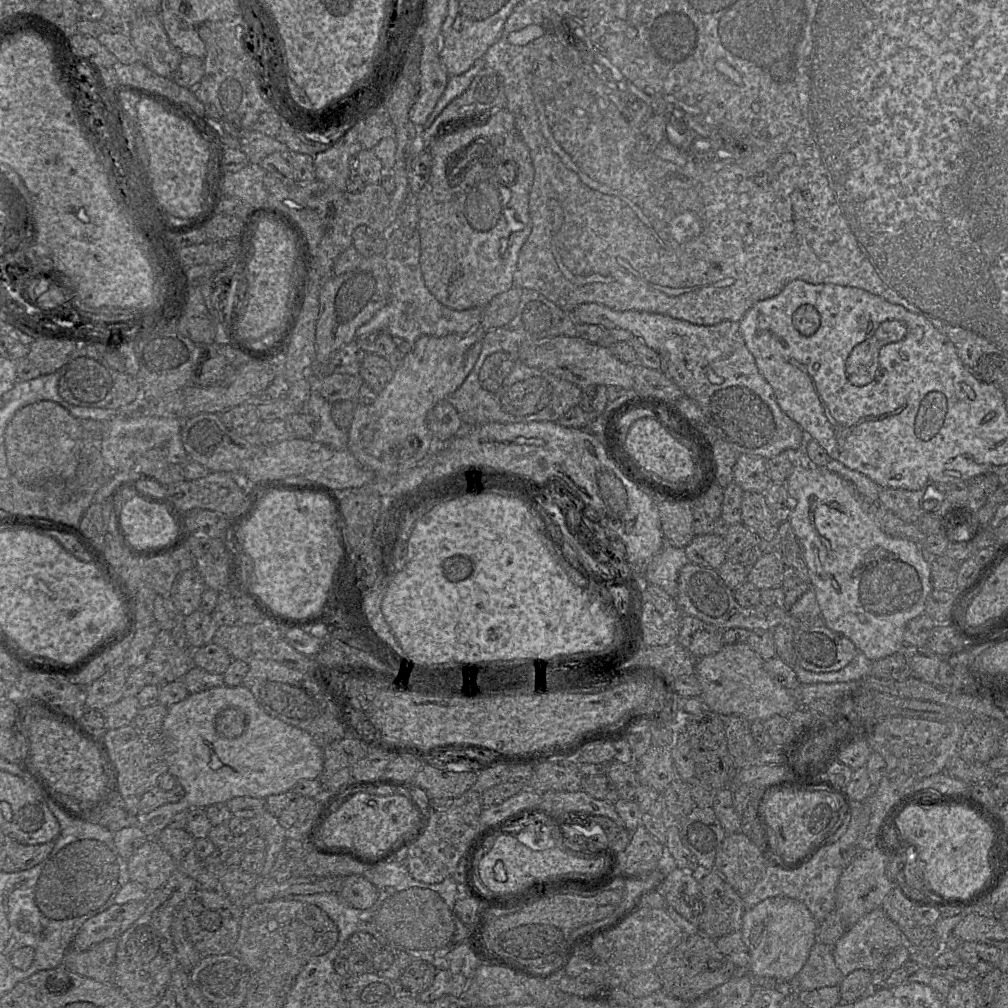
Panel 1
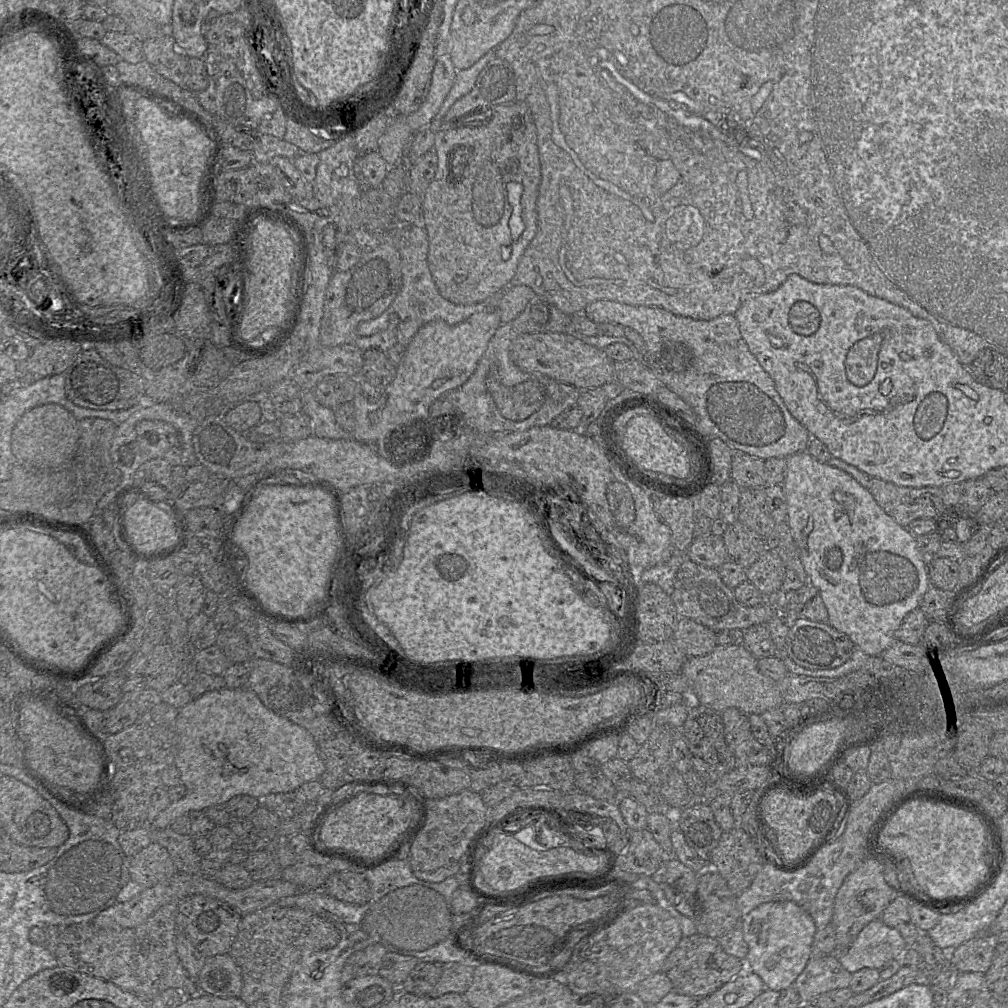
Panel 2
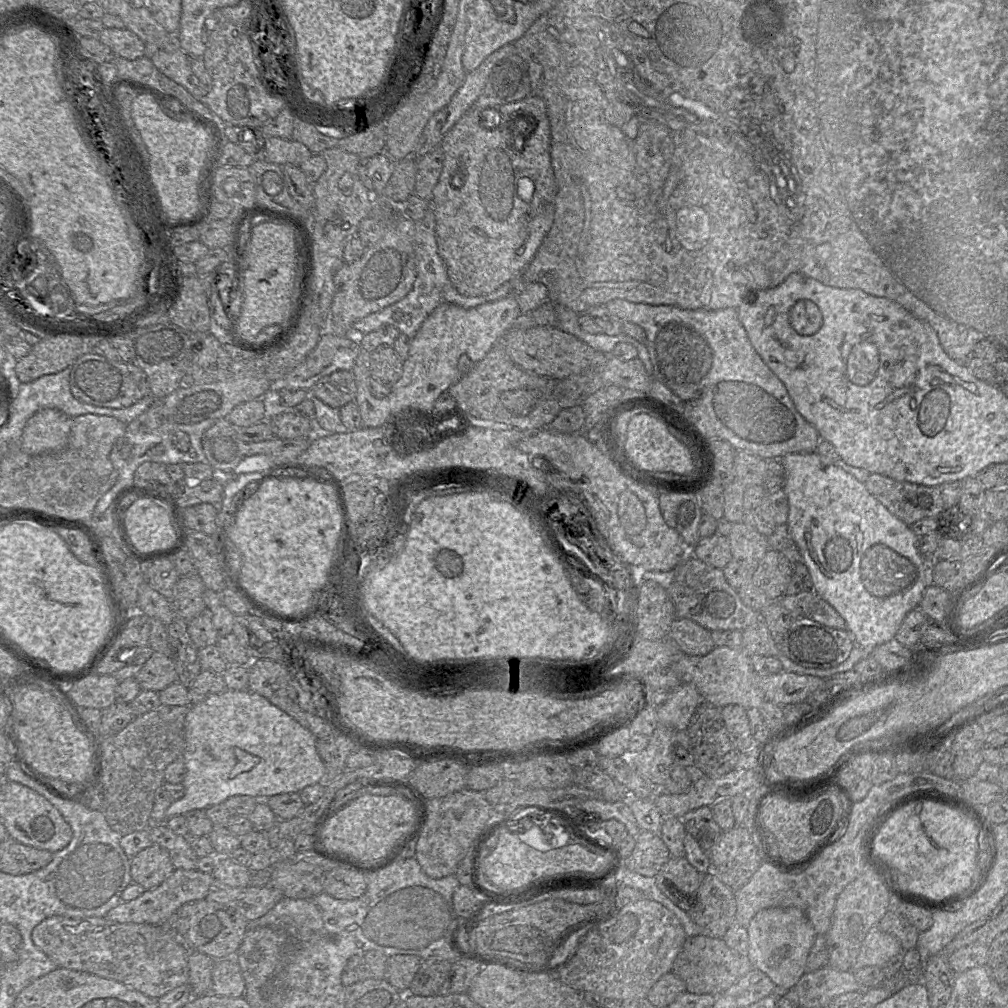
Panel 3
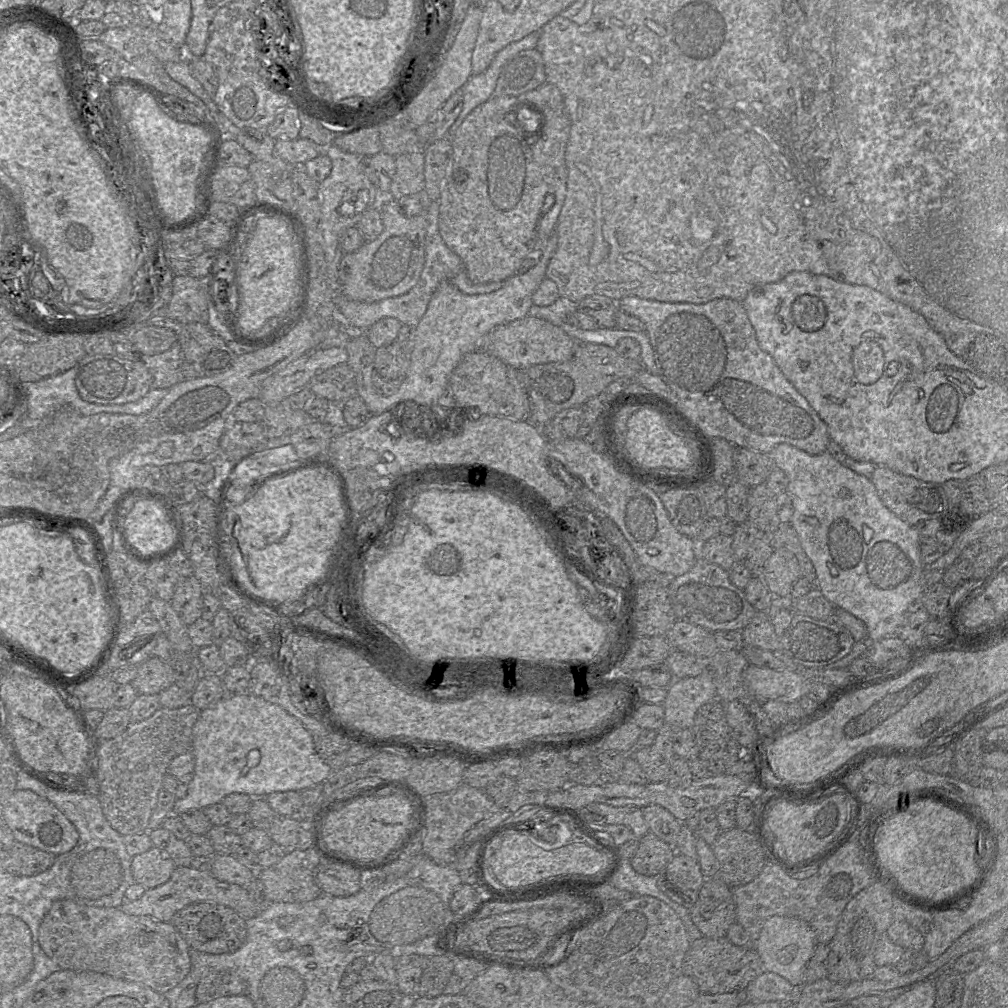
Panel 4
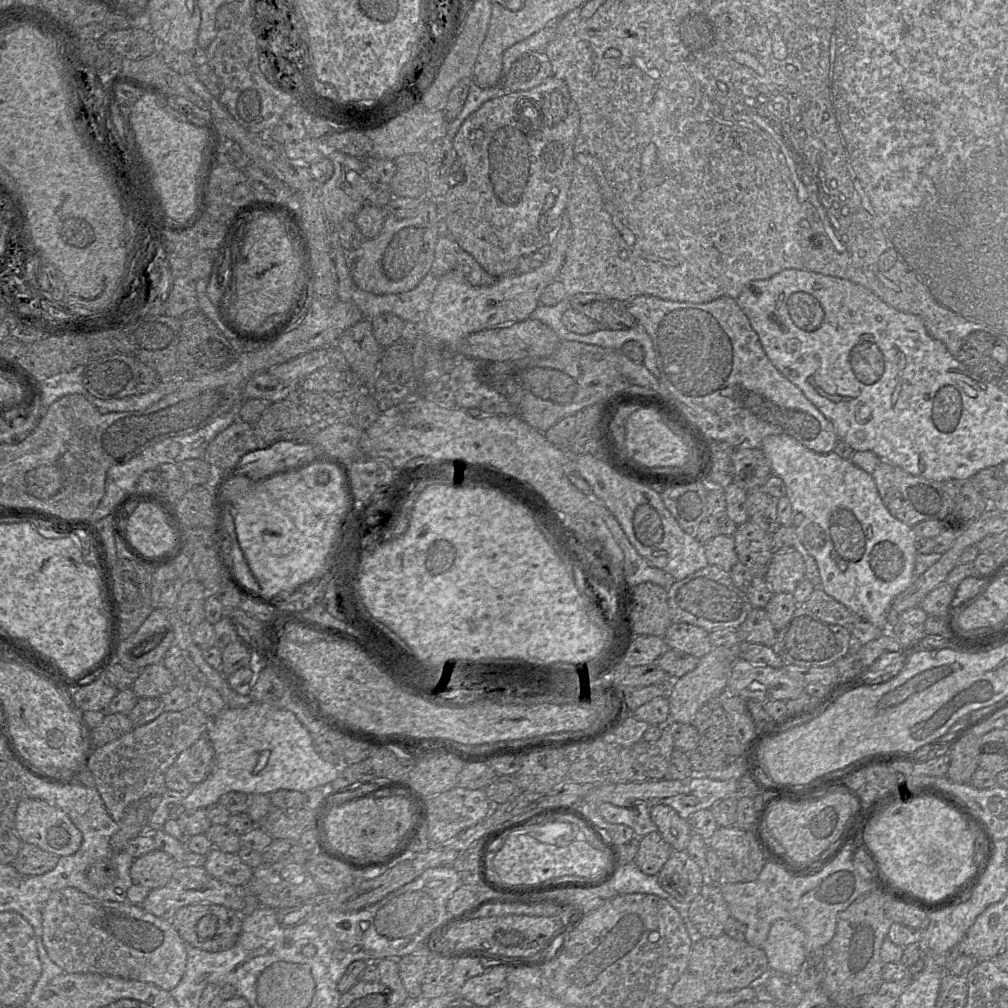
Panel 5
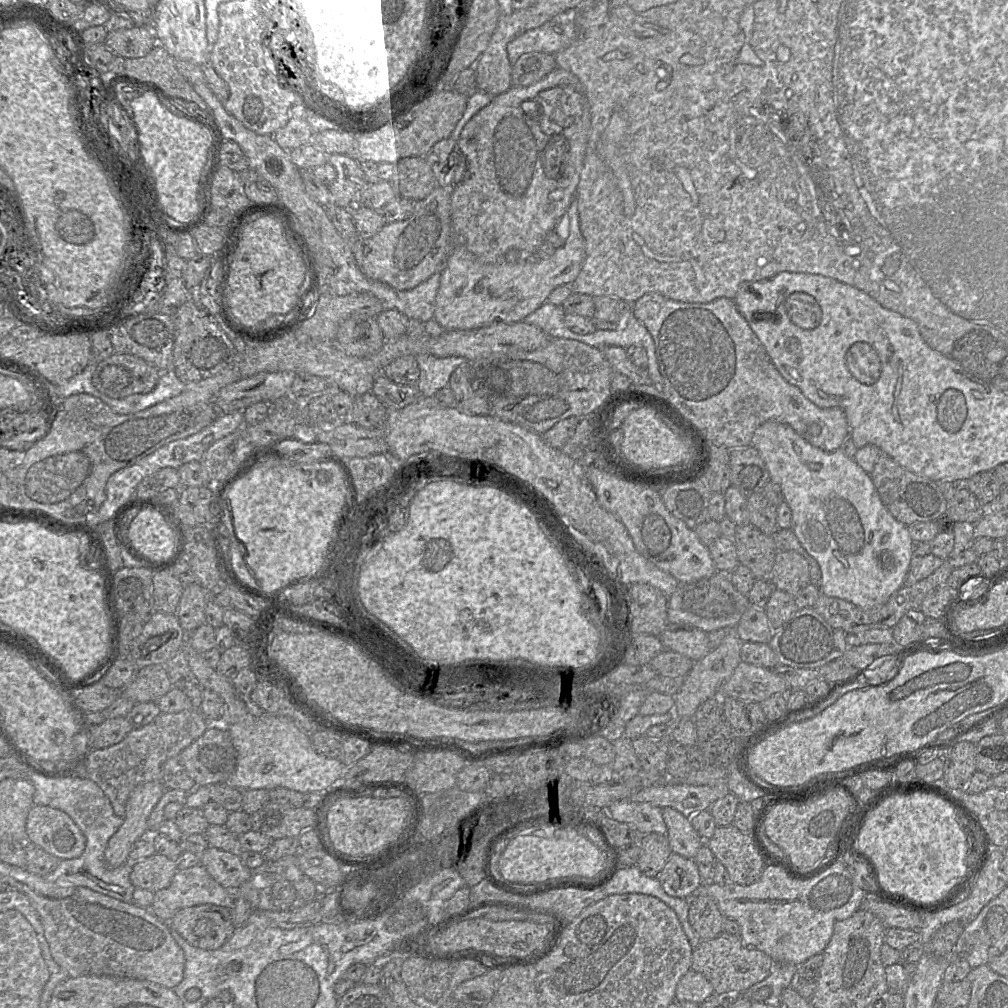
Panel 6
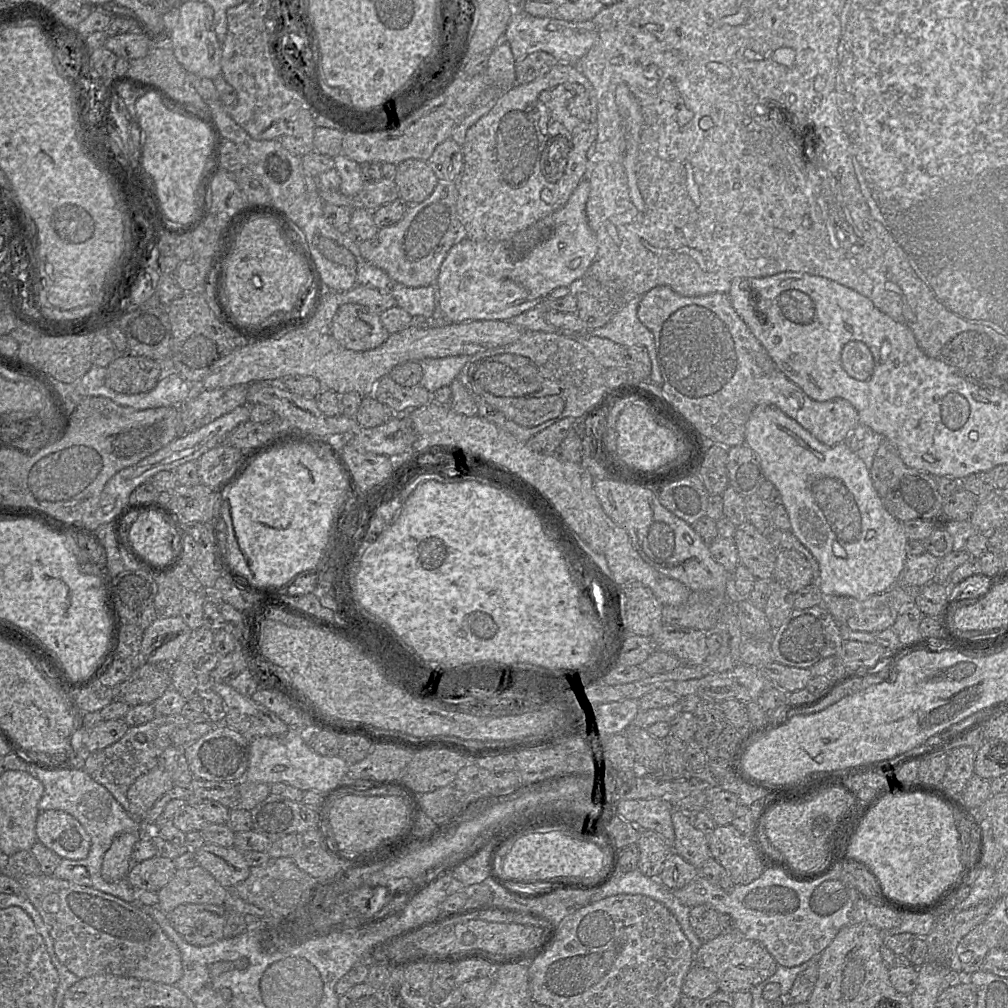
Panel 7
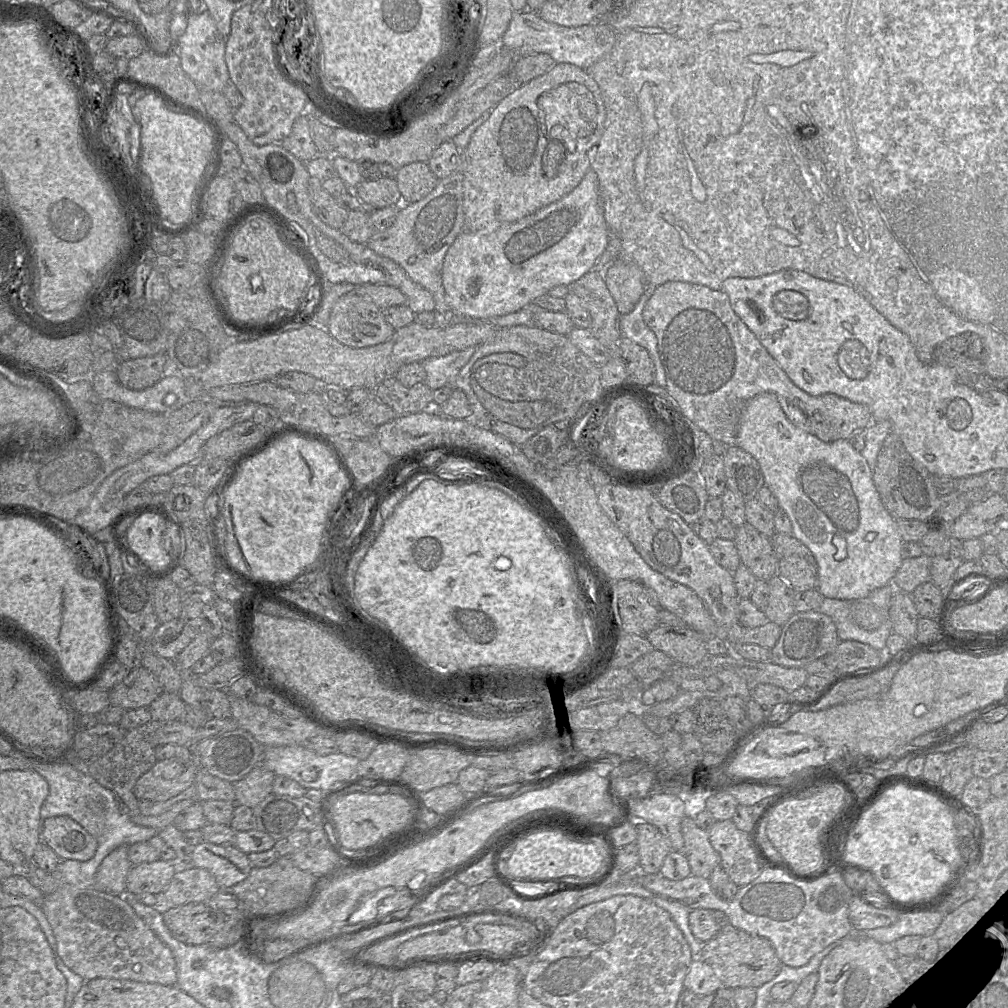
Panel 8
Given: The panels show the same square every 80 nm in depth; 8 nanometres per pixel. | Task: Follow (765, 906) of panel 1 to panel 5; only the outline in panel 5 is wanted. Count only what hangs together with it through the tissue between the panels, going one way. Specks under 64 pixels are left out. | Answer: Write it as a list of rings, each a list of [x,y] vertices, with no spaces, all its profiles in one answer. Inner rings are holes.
[[[783,919],[773,922],[762,946],[769,969],[773,973],[795,977],[808,956],[804,941],[805,933],[796,925]]]

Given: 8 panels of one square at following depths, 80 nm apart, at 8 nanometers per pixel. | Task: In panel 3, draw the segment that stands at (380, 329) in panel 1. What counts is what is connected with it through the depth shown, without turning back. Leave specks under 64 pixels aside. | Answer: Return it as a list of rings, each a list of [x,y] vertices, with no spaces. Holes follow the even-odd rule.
[[[428,203],[428,210],[423,219],[415,222],[414,253],[416,257],[416,279],[410,292],[398,302],[372,313],[351,326],[351,333],[354,336],[363,336],[373,332],[382,326],[392,325],[401,334],[413,339],[426,318],[442,303],[451,303],[465,309],[493,302],[509,295],[518,294],[523,286],[529,283],[522,281],[521,274],[517,279],[510,280],[501,285],[497,290],[478,297],[461,295],[451,284],[444,261],[440,257],[435,236],[435,216]]]

